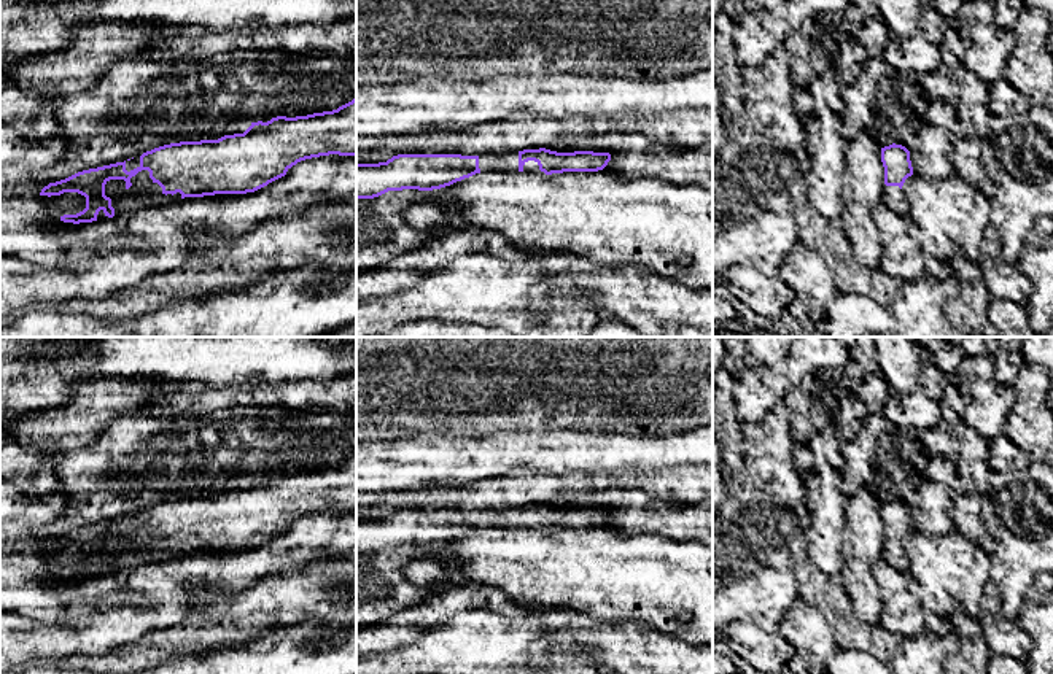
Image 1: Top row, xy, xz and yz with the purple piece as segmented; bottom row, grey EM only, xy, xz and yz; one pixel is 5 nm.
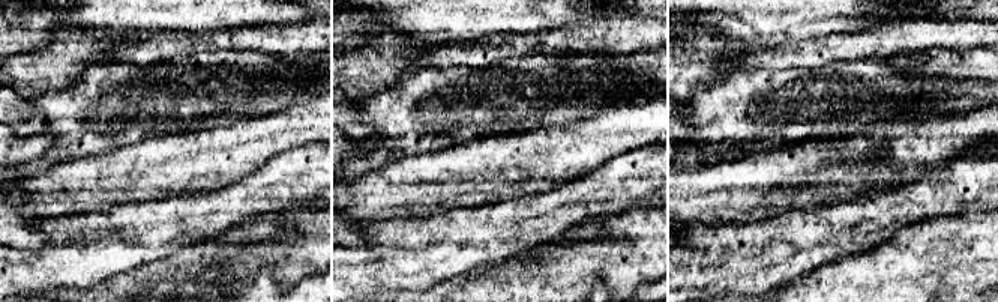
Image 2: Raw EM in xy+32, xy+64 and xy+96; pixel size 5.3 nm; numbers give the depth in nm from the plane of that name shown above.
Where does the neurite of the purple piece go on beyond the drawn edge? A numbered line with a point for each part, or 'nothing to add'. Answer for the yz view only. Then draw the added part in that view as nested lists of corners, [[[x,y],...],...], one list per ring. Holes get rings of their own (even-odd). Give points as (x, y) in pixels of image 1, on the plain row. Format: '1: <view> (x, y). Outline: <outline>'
1: yz (893, 552). Outline: [[[884,540],[881,558],[884,558],[897,571],[905,572],[910,569],[910,558],[899,542]]]

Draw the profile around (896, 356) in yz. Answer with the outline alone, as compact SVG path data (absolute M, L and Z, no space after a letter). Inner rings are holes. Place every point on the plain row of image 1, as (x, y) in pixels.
M872 337L875 342L875 366L886 378L889 391L910 394L919 388L919 358L908 337Z

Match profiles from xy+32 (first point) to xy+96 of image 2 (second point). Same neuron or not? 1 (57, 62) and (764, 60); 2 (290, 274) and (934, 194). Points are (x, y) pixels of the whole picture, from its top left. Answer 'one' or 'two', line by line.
1: two
2: two

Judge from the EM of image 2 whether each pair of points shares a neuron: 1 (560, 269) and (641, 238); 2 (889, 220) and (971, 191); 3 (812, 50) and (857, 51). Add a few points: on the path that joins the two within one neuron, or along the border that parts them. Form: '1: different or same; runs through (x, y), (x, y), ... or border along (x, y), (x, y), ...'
1: same; runs through (580, 257), (598, 248), (622, 248)
2: same; runs through (910, 205), (925, 199), (950, 196)
3: same; runs through (823, 50), (847, 50)

